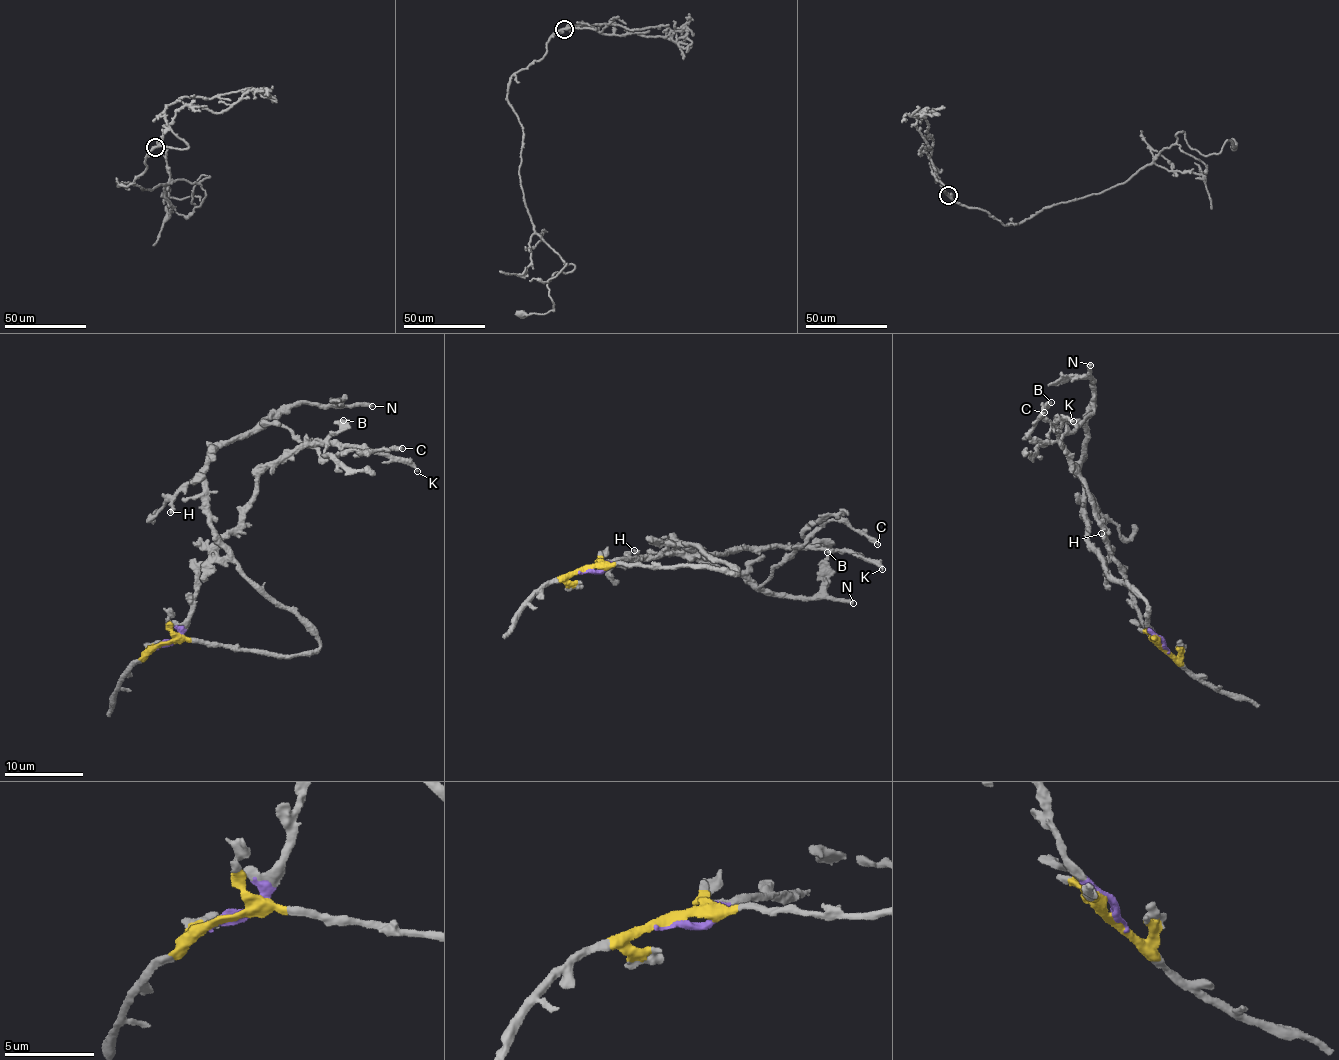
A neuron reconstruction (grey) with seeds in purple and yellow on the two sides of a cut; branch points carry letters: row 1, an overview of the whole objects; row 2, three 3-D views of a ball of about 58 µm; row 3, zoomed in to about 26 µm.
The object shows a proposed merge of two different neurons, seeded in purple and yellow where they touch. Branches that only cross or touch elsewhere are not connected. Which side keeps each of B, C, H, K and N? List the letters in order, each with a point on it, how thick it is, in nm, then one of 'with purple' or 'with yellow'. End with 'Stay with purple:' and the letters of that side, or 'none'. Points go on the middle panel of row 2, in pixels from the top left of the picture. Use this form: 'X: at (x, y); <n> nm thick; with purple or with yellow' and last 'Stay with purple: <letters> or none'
B: at (827, 552); 440 nm thick; with purple
C: at (877, 544); 380 nm thick; with yellow
H: at (634, 550); 360 nm thick; with yellow
K: at (882, 569); 240 nm thick; with purple
N: at (853, 603); 320 nm thick; with yellow
Stay with purple: B, K

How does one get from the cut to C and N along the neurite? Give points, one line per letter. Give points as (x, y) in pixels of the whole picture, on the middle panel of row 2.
C: (585, 569), (627, 562), (738, 574), (671, 537), (679, 553), (763, 586), (830, 520), (878, 545)
N: (585, 569), (627, 562), (738, 574), (672, 537), (679, 553), (694, 552), (779, 595), (853, 602)

